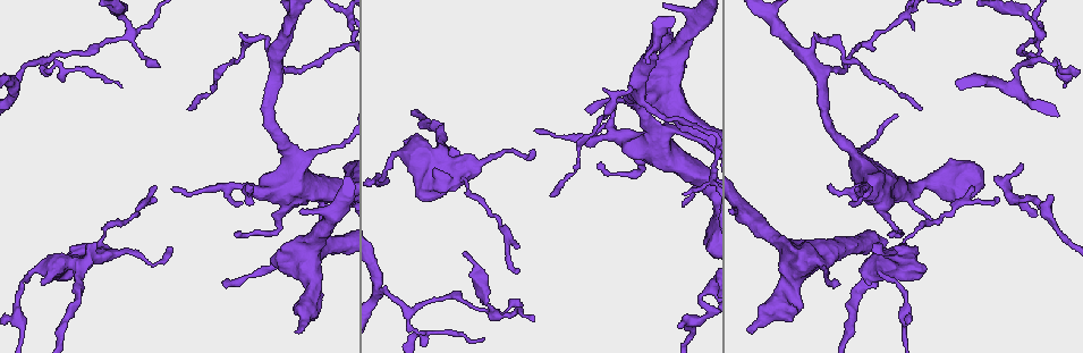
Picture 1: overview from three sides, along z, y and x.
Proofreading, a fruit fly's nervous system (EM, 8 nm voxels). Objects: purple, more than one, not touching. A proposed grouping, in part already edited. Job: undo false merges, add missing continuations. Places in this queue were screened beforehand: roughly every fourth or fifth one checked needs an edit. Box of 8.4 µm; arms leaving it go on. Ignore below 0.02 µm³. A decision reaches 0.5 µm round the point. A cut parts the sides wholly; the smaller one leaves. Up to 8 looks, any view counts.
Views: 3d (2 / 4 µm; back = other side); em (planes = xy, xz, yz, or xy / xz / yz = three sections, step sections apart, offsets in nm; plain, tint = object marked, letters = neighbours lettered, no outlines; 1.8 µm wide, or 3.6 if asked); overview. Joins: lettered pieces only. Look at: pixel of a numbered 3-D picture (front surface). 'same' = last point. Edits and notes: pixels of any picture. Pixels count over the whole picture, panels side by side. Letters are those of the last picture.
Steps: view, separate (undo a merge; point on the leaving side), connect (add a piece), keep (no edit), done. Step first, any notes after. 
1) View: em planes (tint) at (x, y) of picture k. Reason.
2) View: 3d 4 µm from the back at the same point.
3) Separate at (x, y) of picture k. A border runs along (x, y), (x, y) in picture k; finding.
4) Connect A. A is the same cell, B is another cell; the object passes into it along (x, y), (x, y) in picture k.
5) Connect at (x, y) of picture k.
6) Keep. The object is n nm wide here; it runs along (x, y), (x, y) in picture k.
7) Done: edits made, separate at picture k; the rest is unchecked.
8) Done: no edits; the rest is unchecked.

View: em xz step 4 (letters) at (919, 110) of picture 1. Free end.

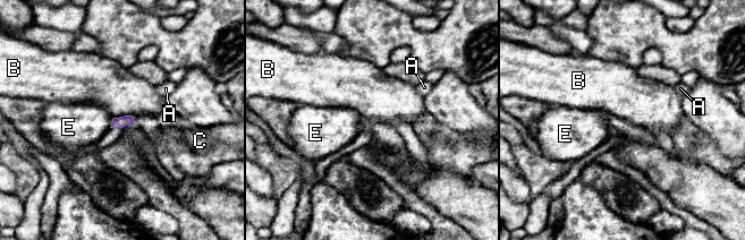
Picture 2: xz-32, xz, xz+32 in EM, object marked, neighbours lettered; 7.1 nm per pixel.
View: em planes (letters) at the same point. Another direction.

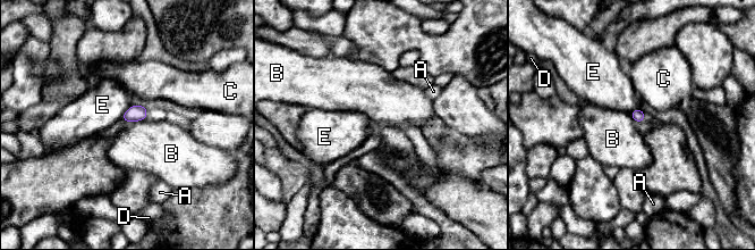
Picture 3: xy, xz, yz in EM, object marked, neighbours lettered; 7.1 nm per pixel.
Keep. A, B, C, D and E are other cells; none of them fits.

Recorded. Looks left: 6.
View: em yz step 4 (letters) at (97, 255) of picture 1.

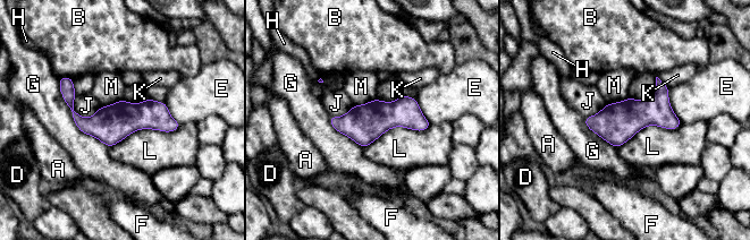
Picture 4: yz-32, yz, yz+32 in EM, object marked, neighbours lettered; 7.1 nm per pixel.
Keep. The longest contact is with G, 600 nm; A, B, D, E, F, G, H, J, K, L and M are other cells; a border runs along (180, 125), (137, 129), (109, 147) in picture 4; one neuron here.

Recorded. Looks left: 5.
View: 3d 2 µm at (159, 65) of picture 1. Tapers out.

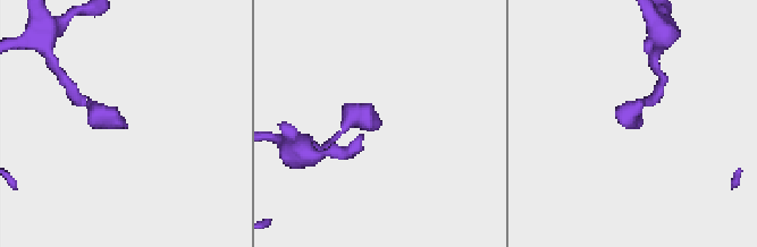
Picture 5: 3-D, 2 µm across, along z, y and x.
View: em planes (letters) at (378, 123) of picture 5.

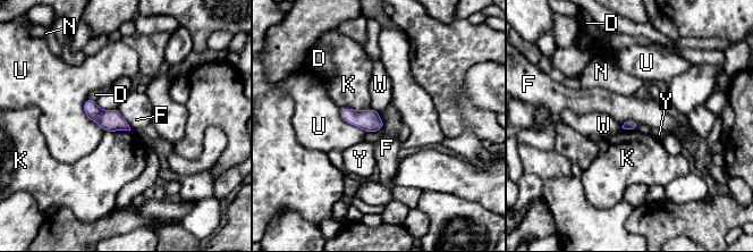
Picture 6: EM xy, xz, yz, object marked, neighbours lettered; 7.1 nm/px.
Keep. The longest contact is with U, 280 nm; D, F, K, N, U, W and Y are other cells; none of them fits.

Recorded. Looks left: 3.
Done: no edits; the rest is unchecked.

